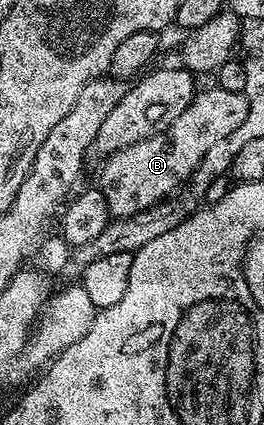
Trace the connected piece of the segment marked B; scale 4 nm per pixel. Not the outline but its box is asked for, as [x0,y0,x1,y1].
[98,87,248,218]

